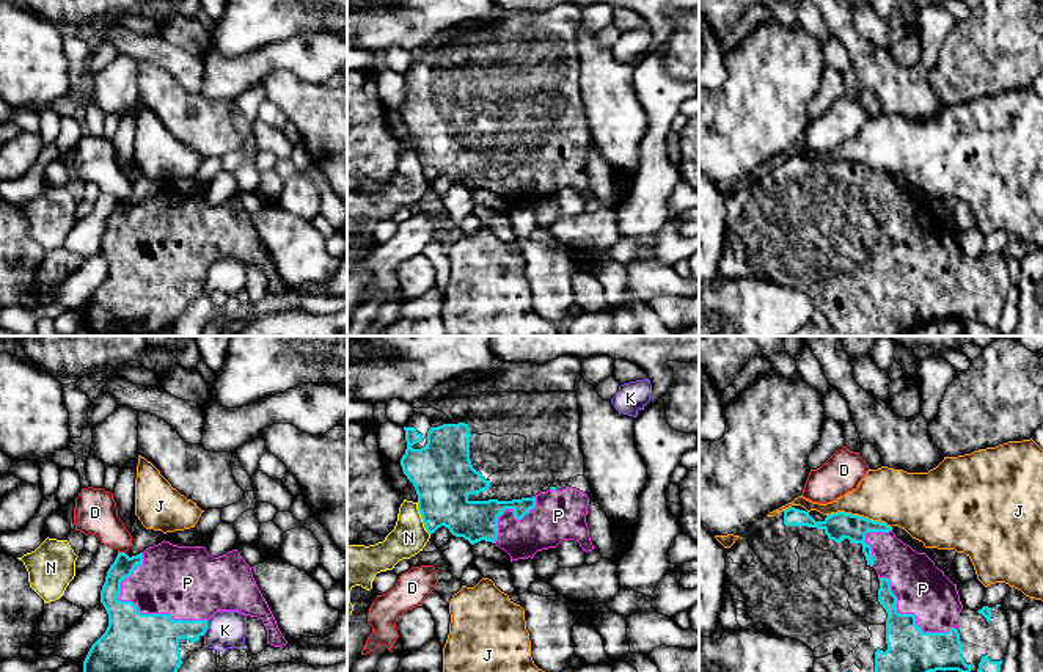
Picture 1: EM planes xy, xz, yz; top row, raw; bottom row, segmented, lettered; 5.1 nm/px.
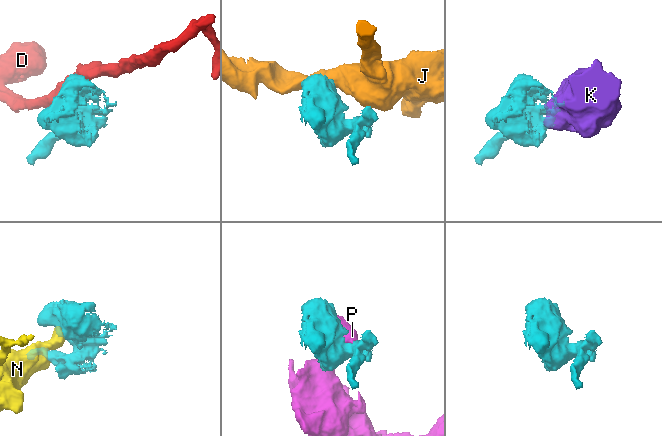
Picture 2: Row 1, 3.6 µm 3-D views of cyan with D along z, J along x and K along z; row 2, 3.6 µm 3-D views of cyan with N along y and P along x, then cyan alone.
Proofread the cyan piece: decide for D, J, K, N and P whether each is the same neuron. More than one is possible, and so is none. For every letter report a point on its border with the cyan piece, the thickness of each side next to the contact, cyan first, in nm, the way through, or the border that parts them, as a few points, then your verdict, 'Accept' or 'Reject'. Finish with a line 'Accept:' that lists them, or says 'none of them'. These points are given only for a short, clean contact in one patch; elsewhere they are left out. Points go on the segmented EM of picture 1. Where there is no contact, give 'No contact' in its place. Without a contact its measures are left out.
D: Touches cyan at xy (121, 553). Thickness 110 nm (cyan) against 220 nm. Reject
J: Touches cyan at yz (858, 515). Thickness 140 nm (cyan) against 280 nm. Reject
K: Touches cyan at xy (206, 628). Thickness 220 nm (cyan) against 190 nm. Boundary: xy (208, 620), (208, 628), (203, 635). Reject
N: Touches cyan at xz (421, 517). Thickness 320 nm (cyan) against 180 nm. Boundary: xz (417, 503), (421, 522), (429, 534). Reject
P: Touches cyan at xy (154, 614). Thickness 300 nm (cyan) against 360 nm. Accept
Accept: P

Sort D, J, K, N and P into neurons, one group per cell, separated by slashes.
D / J / K / N / P

